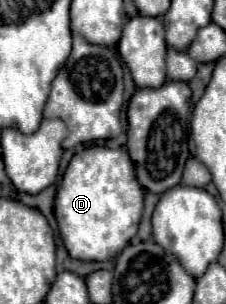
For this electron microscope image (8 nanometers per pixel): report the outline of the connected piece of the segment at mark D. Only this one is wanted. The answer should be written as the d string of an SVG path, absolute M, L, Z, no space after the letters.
M85 147L69 161L55 197L55 219L65 249L79 261L107 261L137 233L143 213L143 187L135 177L135 165L123 147Z

